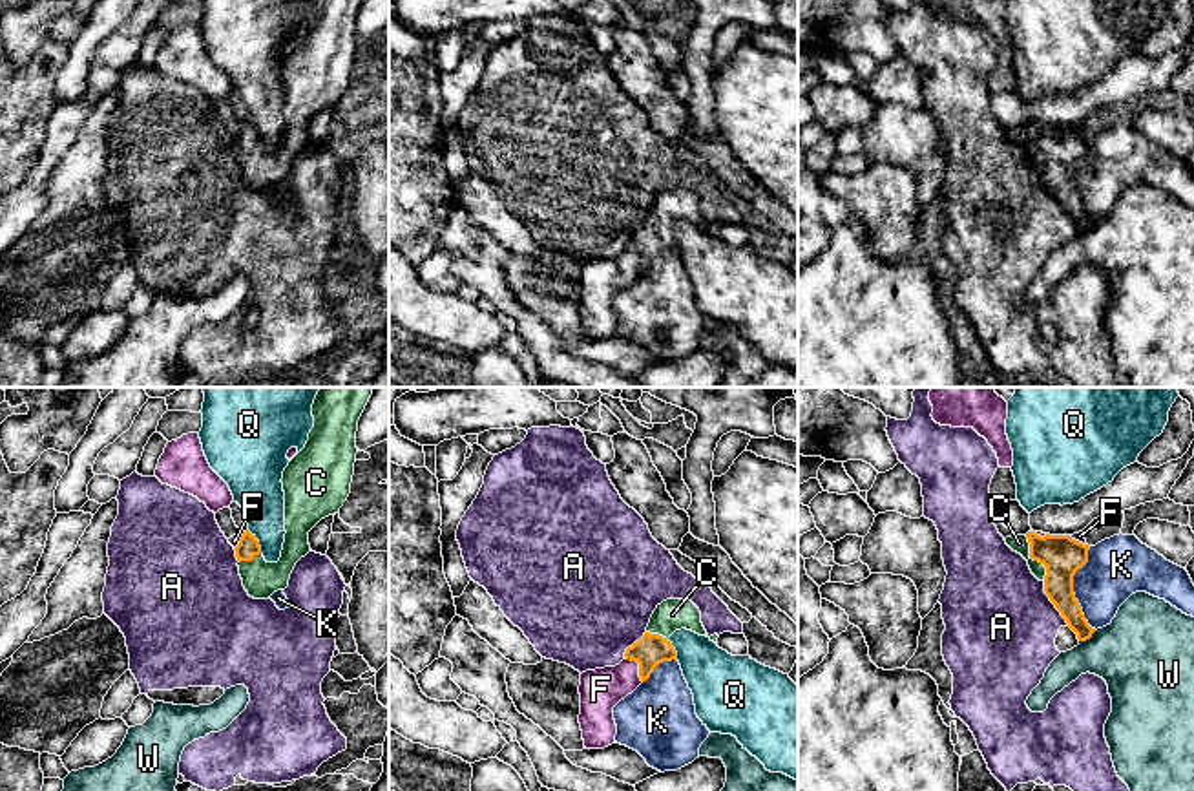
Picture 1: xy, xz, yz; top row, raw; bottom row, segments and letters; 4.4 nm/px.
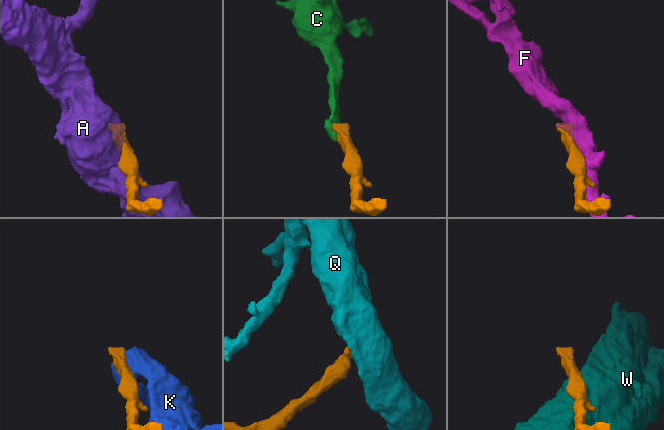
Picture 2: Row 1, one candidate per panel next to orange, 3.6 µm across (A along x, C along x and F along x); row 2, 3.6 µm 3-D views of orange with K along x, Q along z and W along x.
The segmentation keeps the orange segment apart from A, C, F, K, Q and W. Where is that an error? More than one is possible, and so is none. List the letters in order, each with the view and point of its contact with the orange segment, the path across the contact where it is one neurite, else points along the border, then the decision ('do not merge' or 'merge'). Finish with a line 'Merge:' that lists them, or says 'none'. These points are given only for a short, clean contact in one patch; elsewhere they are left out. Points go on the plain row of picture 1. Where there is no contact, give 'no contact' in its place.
A: yz (1052, 192) | do not merge
C: yz (1034, 150) | across yz (1061, 147), (1034, 150), (1019, 134) | merge
F: xz (639, 258) | do not merge
K: yz (1072, 179) | do not merge
Q: xy (258, 132) | along xy (247, 121), (258, 132), (261, 143) | do not merge
W: yz (1087, 229) | do not merge
Merge: C

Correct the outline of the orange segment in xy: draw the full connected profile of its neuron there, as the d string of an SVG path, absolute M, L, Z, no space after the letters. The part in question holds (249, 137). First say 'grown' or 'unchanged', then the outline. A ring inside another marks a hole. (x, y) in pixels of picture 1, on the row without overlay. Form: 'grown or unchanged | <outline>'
grown | M312 0L314 18L305 38L283 62L285 133L278 153L267 153L248 121L234 139L243 177L254 190L268 190L288 177L296 153L310 142L309 122L340 102L351 84L356 22L363 0Z

